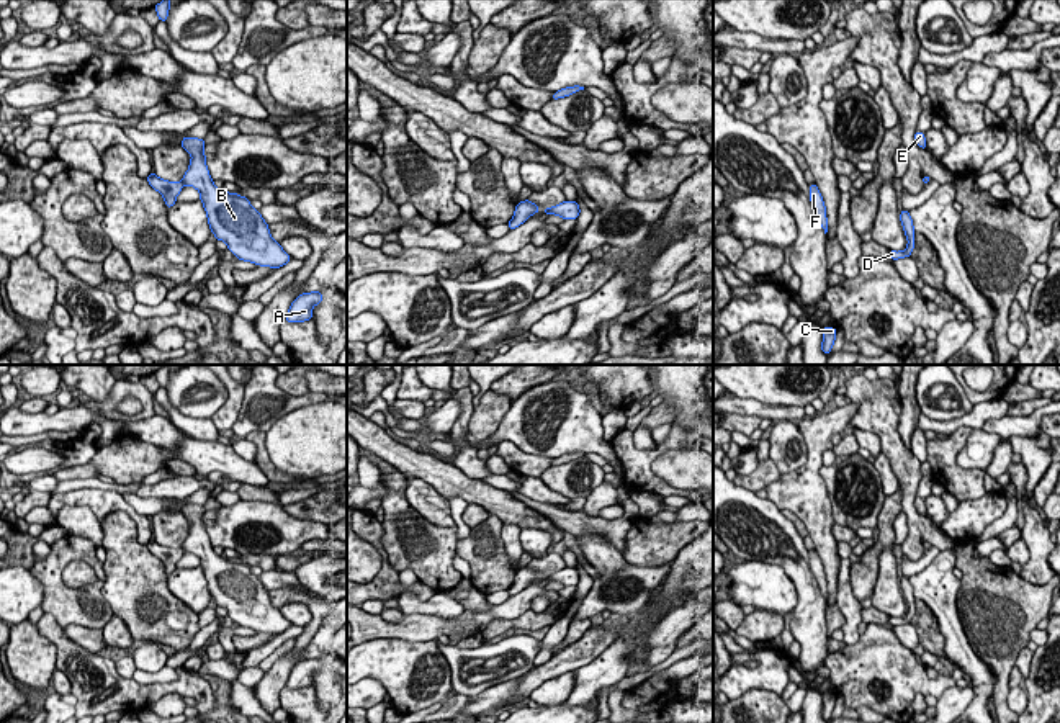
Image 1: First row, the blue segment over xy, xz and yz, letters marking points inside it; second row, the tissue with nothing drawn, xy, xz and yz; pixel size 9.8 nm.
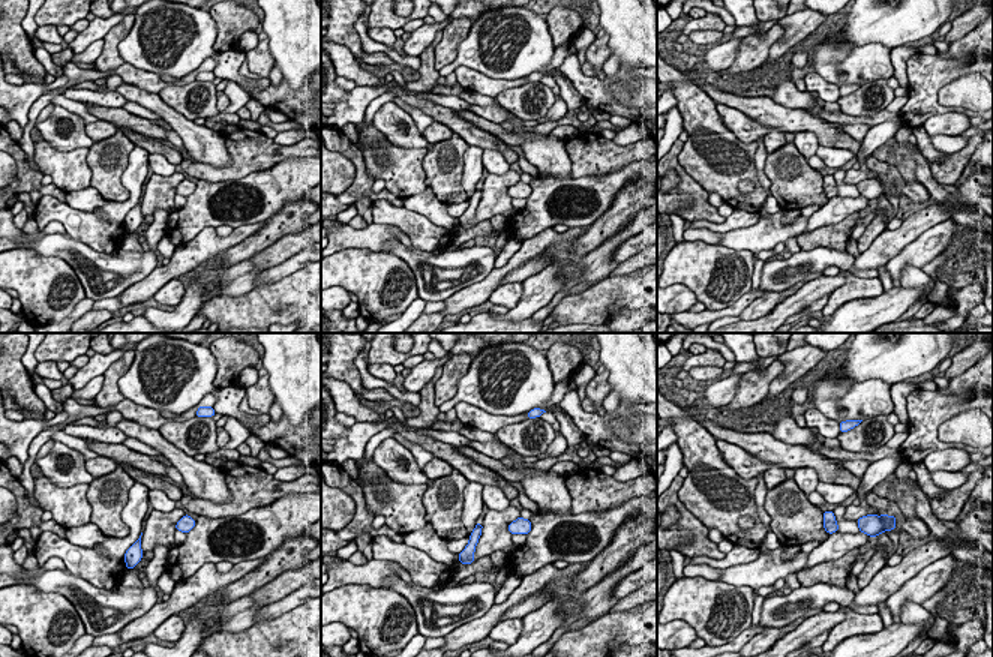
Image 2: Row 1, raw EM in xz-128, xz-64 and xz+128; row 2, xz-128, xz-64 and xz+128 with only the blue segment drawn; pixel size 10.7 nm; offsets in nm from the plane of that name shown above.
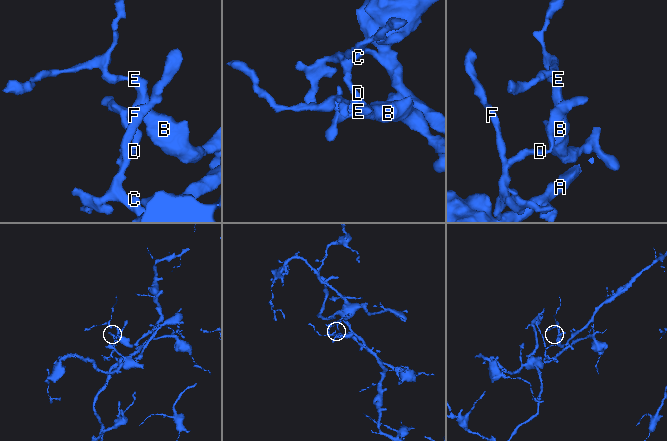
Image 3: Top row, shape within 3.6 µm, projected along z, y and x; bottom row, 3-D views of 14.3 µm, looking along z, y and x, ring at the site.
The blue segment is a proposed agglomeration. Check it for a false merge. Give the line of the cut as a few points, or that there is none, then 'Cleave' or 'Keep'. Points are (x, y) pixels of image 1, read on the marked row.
Split along xy (182, 180), (184, 184). Cleave

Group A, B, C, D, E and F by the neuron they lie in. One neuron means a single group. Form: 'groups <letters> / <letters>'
groups A C D F / B E

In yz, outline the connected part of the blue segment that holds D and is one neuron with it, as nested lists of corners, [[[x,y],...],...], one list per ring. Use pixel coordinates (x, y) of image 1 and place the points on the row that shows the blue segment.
[[[903,209],[900,213],[900,221],[901,221],[901,226],[903,226],[903,231],[905,231],[905,236],[908,239],[908,245],[906,245],[906,250],[900,250],[900,252],[895,252],[895,250],[888,250],[888,257],[892,260],[898,260],[898,258],[905,258],[905,257],[911,257],[911,252],[914,249],[914,227],[913,227],[913,219],[910,216],[910,211]]]

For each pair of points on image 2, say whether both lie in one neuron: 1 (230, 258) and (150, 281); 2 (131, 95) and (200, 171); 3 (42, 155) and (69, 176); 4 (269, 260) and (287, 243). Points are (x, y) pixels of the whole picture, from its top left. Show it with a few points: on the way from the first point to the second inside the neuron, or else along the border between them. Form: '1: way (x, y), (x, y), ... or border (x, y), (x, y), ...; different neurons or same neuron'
1: border (255, 231), (225, 251); different neurons
2: border (186, 150), (195, 159), (218, 168); different neurons
3: way (48, 159), (63, 170); same neuron
4: way (273, 255), (282, 248); same neuron

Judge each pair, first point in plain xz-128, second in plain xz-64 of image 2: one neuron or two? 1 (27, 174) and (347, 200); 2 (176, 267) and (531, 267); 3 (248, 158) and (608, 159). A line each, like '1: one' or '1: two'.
1: one
2: two
3: one

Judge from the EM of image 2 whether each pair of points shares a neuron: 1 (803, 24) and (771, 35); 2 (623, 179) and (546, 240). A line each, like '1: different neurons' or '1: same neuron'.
1: different neurons
2: different neurons

